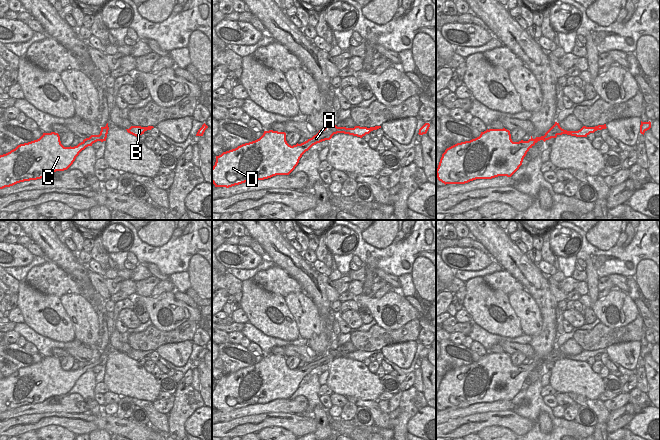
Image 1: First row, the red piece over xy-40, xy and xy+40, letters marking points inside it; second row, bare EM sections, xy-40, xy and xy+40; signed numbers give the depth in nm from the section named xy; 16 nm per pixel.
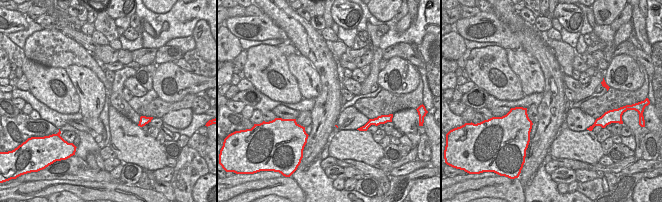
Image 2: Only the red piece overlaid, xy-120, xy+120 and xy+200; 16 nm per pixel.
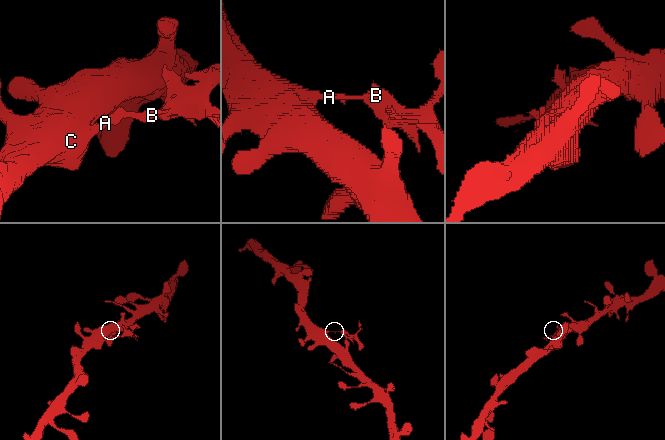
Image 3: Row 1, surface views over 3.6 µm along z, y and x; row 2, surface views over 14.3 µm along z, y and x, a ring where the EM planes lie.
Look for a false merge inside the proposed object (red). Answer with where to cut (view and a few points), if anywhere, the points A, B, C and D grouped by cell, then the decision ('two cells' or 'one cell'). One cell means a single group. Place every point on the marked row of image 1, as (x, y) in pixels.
xy (338, 127), (342, 132) | A C D / B | two cells

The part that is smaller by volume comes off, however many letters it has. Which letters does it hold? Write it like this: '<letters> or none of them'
B.

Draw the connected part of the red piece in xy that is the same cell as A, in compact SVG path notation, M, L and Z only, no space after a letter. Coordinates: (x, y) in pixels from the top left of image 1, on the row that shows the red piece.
M330 122L312 138L301 144L297 143L291 146L286 141L285 132L264 131L259 139L242 144L235 149L216 156L215 165L212 167L212 183L215 187L229 188L248 181L264 180L276 175L289 175L306 151L317 143L330 140L337 133L342 133L341 128Z

